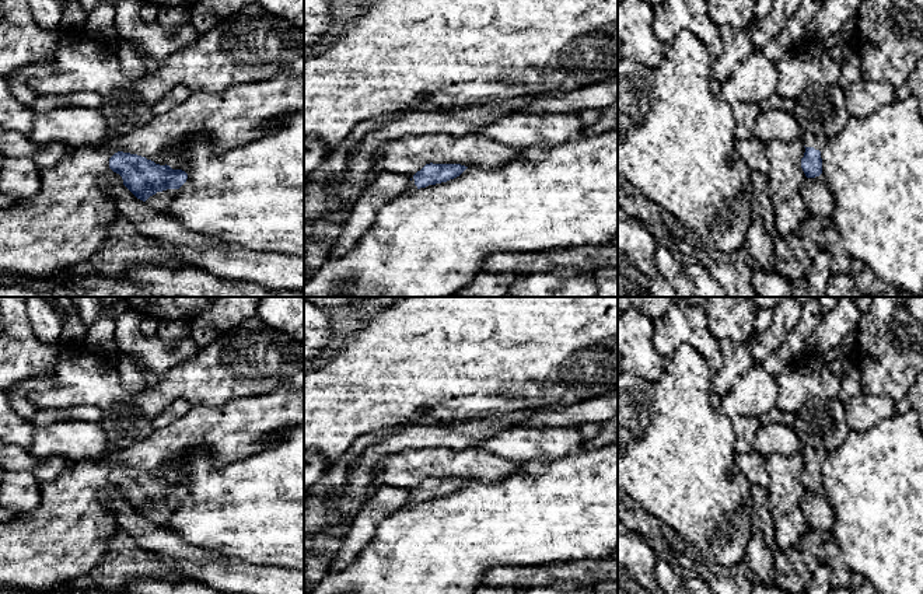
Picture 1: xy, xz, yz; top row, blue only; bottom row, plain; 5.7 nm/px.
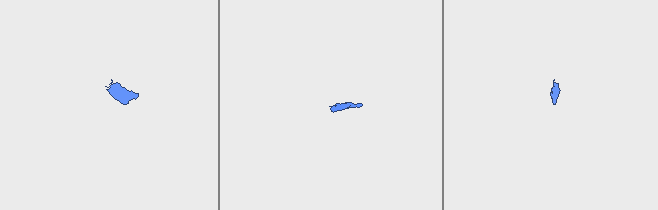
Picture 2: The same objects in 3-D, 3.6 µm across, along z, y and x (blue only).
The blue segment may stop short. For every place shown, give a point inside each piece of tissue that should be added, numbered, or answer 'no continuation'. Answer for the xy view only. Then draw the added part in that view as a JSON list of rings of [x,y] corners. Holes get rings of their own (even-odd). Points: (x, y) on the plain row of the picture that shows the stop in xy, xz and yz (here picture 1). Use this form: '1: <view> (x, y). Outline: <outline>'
1: xy (160, 514). Outline: [[[167,503],[162,506],[157,506],[155,509],[150,510],[146,517],[153,523],[153,524],[158,524],[162,525],[164,523],[167,523],[172,514],[172,511],[175,510],[178,503]]]

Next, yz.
1: yz (810, 453). Outline: [[[807,446],[803,448],[803,455],[805,461],[814,461],[815,464],[819,464],[819,465],[822,465],[822,462],[826,458],[825,451],[811,447],[811,446]]]

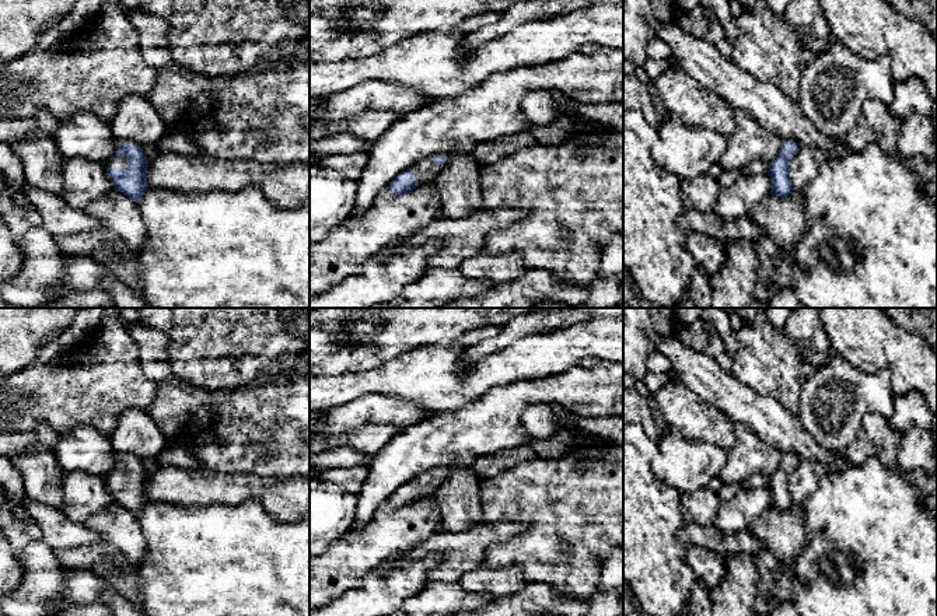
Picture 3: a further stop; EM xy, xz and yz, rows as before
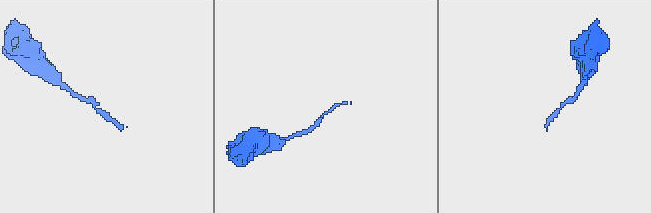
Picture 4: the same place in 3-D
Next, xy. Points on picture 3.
1: xy (121, 478). Outline: [[[115,470],[104,475],[106,482],[125,483],[127,480],[126,470]]]

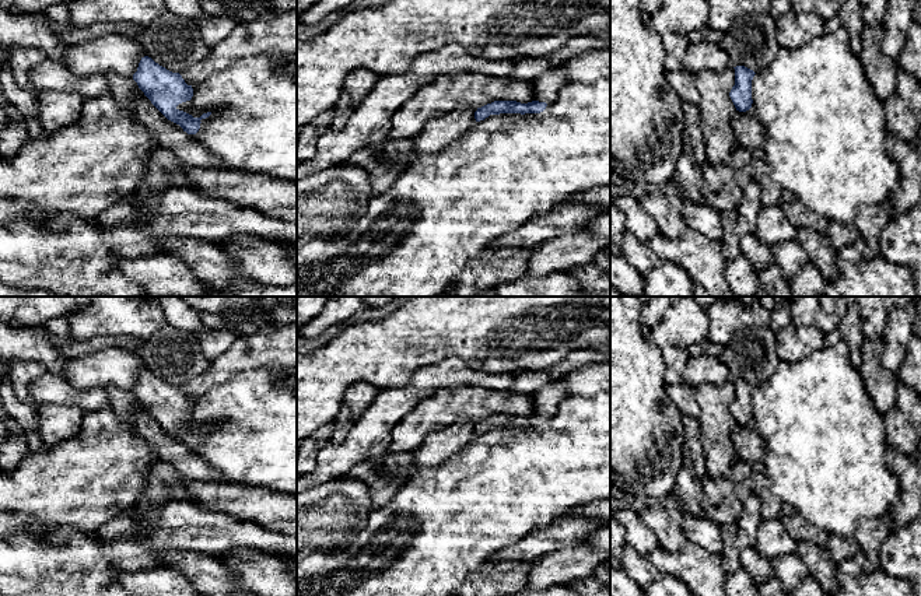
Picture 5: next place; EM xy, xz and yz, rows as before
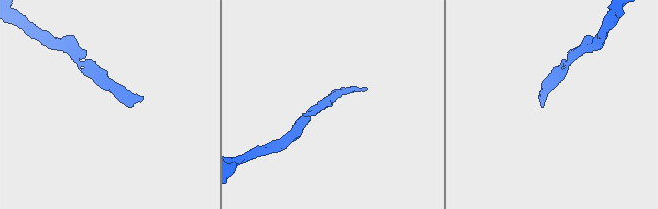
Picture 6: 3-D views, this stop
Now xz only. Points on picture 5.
1: xz (545, 400). Outline: [[[549,383],[542,389],[530,393],[533,414],[539,416],[553,416],[558,404],[570,396],[558,383]]]

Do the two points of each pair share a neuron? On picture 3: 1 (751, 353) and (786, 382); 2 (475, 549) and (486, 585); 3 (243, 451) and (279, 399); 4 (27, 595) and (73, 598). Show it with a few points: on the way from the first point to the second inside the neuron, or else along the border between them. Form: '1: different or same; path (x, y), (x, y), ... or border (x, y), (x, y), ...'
1: same; path (759, 356), (778, 374)
2: different; border (481, 566), (472, 570)
3: same; path (252, 438), (279, 412)
4: different; border (65, 566), (62, 601)

